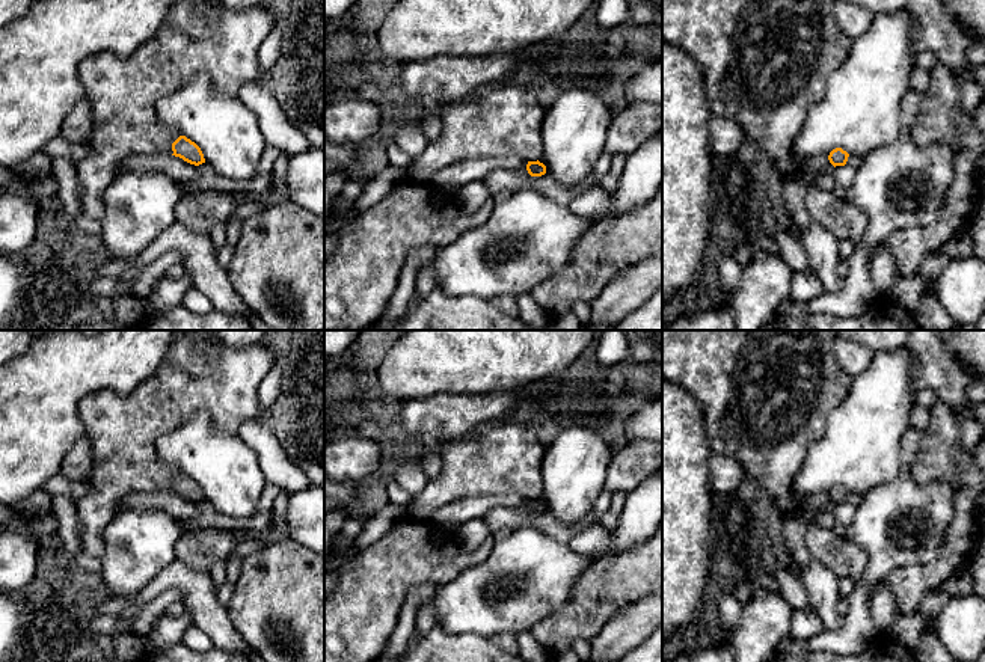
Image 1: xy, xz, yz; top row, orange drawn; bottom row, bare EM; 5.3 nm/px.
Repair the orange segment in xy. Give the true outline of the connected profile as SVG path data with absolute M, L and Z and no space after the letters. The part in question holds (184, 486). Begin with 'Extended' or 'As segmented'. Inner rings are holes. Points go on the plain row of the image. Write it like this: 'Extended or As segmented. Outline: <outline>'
As segmented. Outline: M180 474L172 481L172 489L173 489L172 493L180 495L190 502L199 504L205 501L201 486L186 474Z

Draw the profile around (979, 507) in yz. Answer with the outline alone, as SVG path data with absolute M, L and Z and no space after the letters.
M985 490L977 495L974 504L974 520L980 534L985 534Z

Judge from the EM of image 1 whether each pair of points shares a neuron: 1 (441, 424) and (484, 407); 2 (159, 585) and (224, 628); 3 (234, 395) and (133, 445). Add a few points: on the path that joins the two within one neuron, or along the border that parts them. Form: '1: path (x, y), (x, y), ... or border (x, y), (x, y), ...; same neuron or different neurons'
1: path (451, 415), (474, 410); same neuron
2: path (175, 582), (181, 582), (207, 611); same neuron
3: path (208, 395), (183, 395), (159, 419); same neuron

